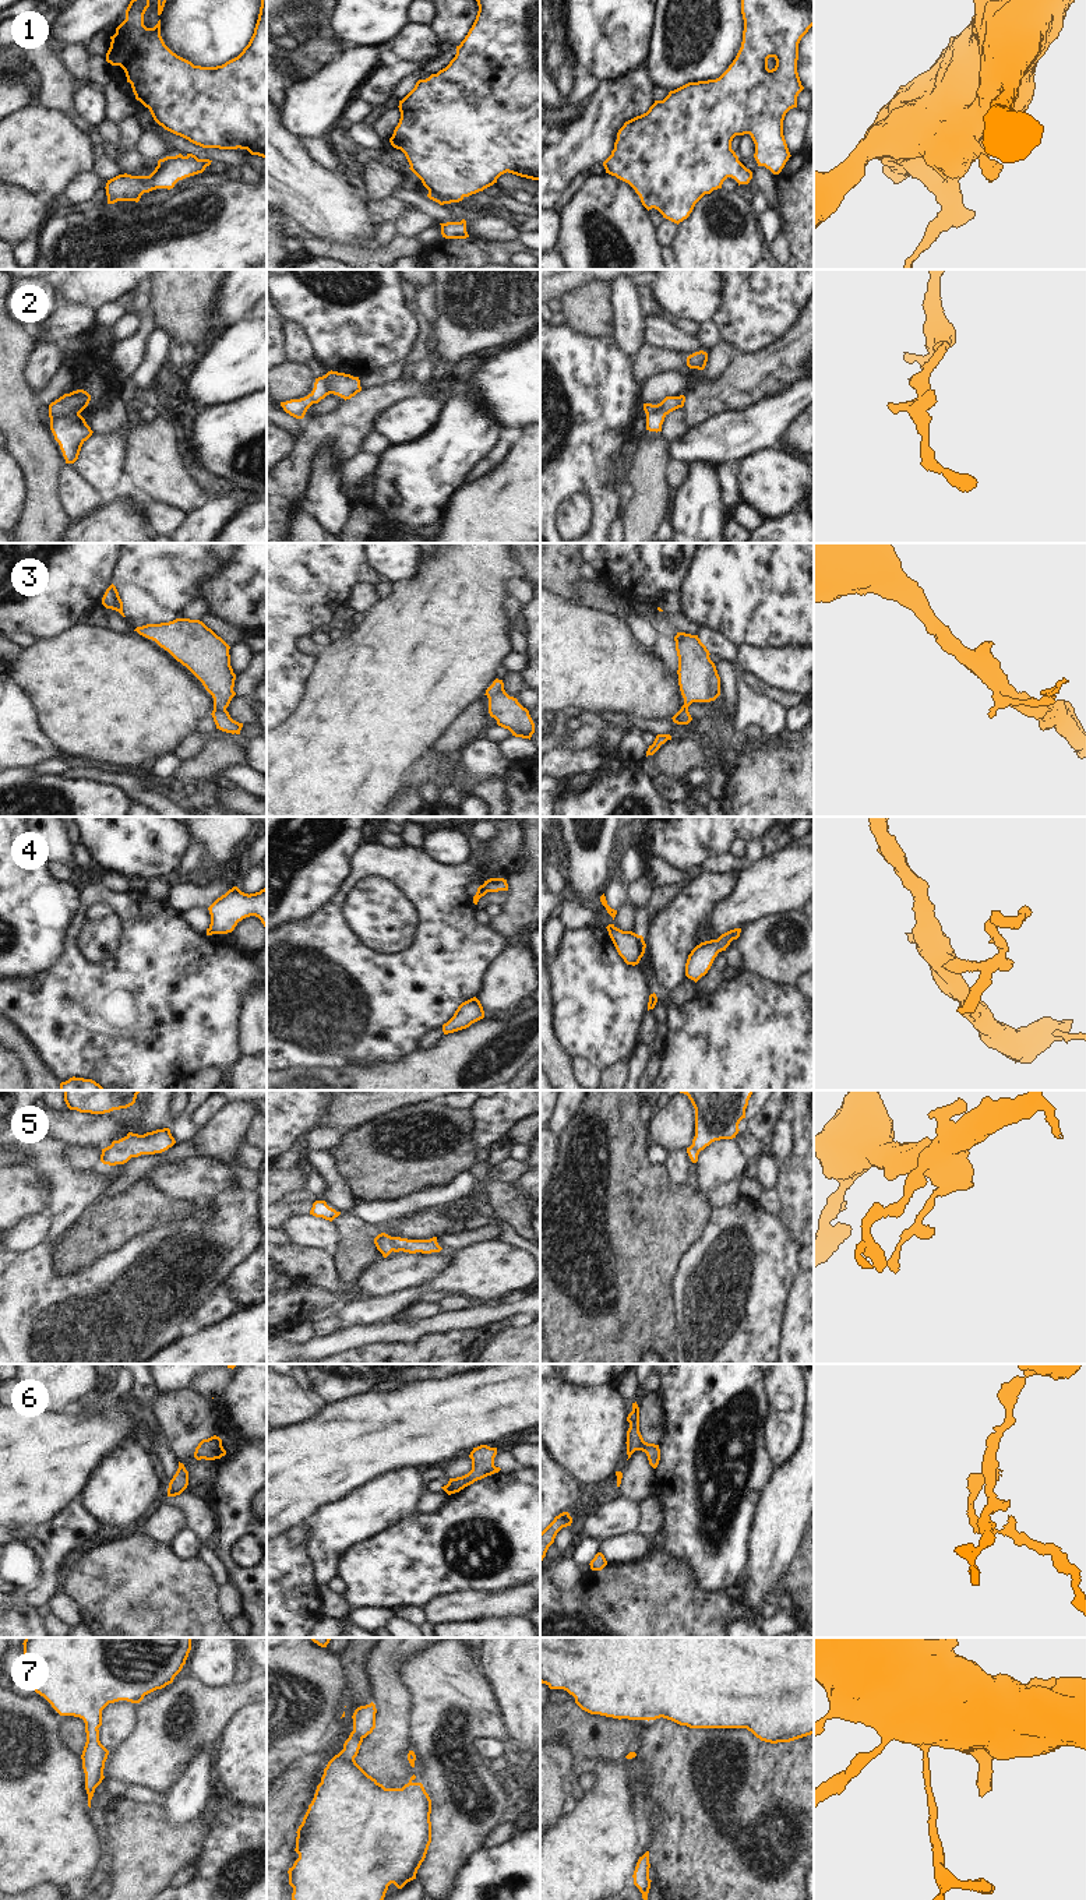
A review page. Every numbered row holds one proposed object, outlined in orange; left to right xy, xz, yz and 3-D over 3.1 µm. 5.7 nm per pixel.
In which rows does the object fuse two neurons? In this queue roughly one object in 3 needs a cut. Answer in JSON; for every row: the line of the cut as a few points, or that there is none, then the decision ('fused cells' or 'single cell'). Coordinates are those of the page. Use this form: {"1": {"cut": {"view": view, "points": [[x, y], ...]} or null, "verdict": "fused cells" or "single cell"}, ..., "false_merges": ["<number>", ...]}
{"1": {"cut": null, "verdict": "single cell"}, "2": {"cut": {"view": "xy", "points": [[49, 411], [56, 415], [78, 415]]}, "verdict": "fused cells"}, "3": {"cut": null, "verdict": "single cell"}, "4": {"cut": {"view": "xz", "points": [[482, 885], [489, 891]]}, "verdict": "fused cells"}, "5": {"cut": null, "verdict": "single cell"}, "6": {"cut": null, "verdict": "single cell"}, "7": {"cut": null, "verdict": "single cell"}, "false_merges": ["2", "4"]}

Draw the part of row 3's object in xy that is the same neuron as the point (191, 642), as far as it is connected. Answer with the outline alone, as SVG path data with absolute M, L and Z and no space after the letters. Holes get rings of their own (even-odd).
M176 618L161 624L147 624L137 627L134 631L155 641L202 683L205 690L214 698L214 711L211 715L216 729L232 734L240 734L243 723L233 720L226 711L232 698L236 695L233 691L236 674L230 666L230 646L221 637L218 637L202 621L190 618Z

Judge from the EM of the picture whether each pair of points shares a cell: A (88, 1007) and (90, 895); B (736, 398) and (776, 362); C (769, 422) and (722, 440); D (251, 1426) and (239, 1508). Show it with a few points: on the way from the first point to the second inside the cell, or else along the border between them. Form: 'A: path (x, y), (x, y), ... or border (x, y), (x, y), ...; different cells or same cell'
A: path (71, 979), (71, 931), (76, 923); same cell
B: path (746, 388), (760, 374), (767, 372); same cell
C: path (758, 426), (733, 434); same cell
D: border (240, 1437), (251, 1441); different cells

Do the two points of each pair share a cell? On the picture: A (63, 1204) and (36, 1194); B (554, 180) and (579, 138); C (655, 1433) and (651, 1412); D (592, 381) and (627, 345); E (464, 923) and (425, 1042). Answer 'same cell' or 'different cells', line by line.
A: different cells
B: same cell
C: same cell
D: different cells
E: different cells

